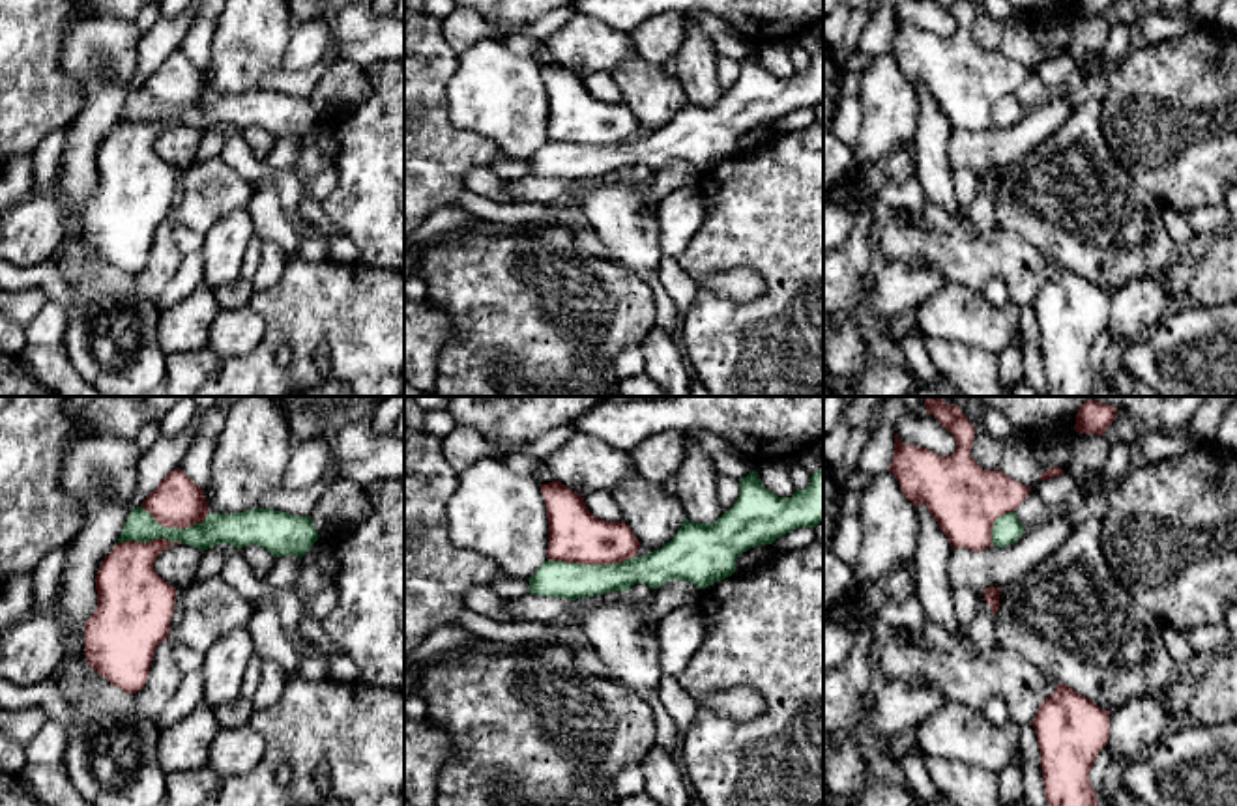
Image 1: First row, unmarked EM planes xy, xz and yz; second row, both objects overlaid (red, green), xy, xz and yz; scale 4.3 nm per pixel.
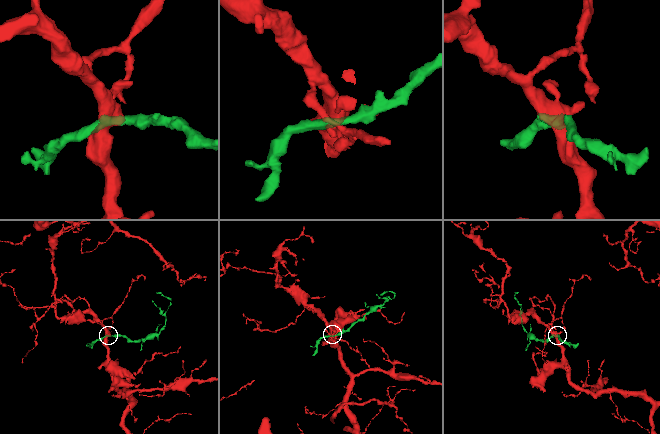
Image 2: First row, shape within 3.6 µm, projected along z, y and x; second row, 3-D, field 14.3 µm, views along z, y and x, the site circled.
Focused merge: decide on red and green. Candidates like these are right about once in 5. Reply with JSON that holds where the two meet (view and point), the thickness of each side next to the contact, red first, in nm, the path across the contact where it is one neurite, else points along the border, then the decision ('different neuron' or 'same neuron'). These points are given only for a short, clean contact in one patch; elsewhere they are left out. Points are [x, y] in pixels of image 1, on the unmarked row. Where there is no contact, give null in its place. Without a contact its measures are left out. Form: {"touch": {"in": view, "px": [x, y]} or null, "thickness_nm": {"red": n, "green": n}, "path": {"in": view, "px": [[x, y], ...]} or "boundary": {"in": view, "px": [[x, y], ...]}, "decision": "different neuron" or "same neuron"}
{"touch": {"in": "xz", "px": [592, 144]}, "thickness_nm": {"red": 240, "green": 160}, "decision": "different neuron"}

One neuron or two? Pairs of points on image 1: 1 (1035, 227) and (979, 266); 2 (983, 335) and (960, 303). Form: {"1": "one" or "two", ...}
{"1": "two", "2": "one"}

